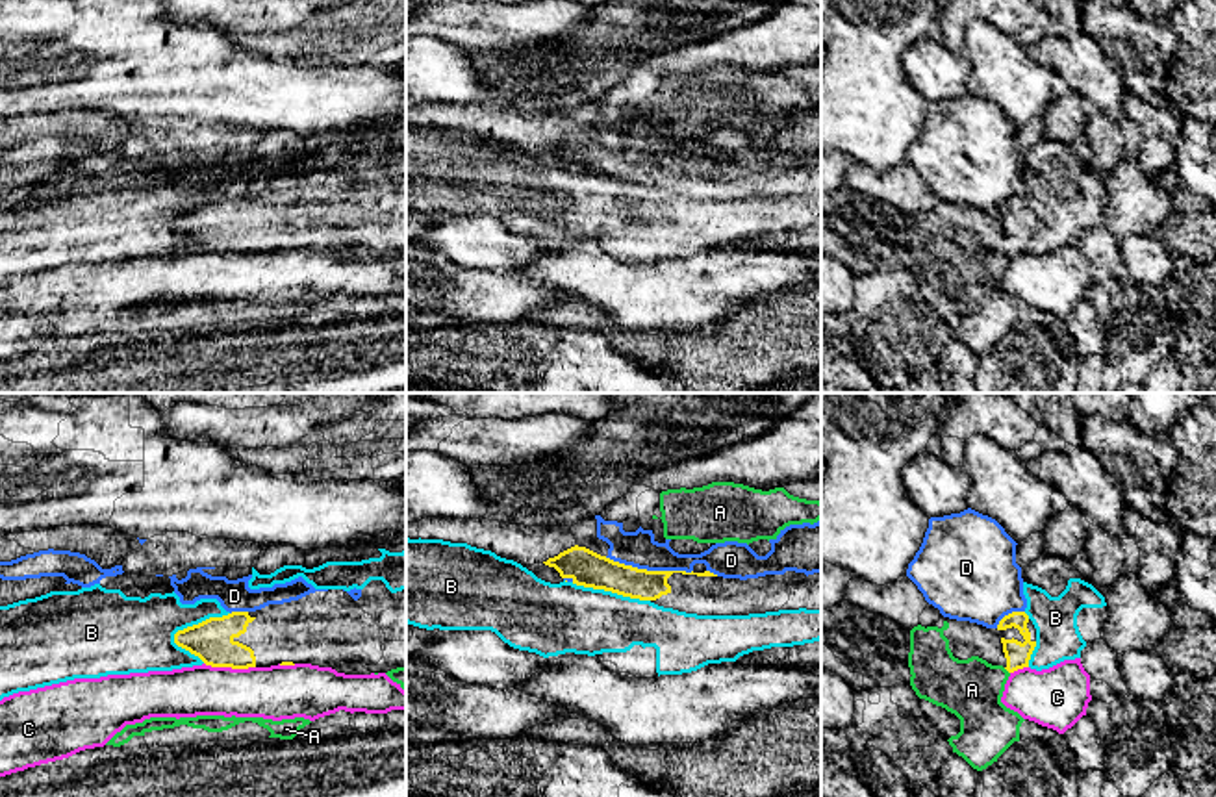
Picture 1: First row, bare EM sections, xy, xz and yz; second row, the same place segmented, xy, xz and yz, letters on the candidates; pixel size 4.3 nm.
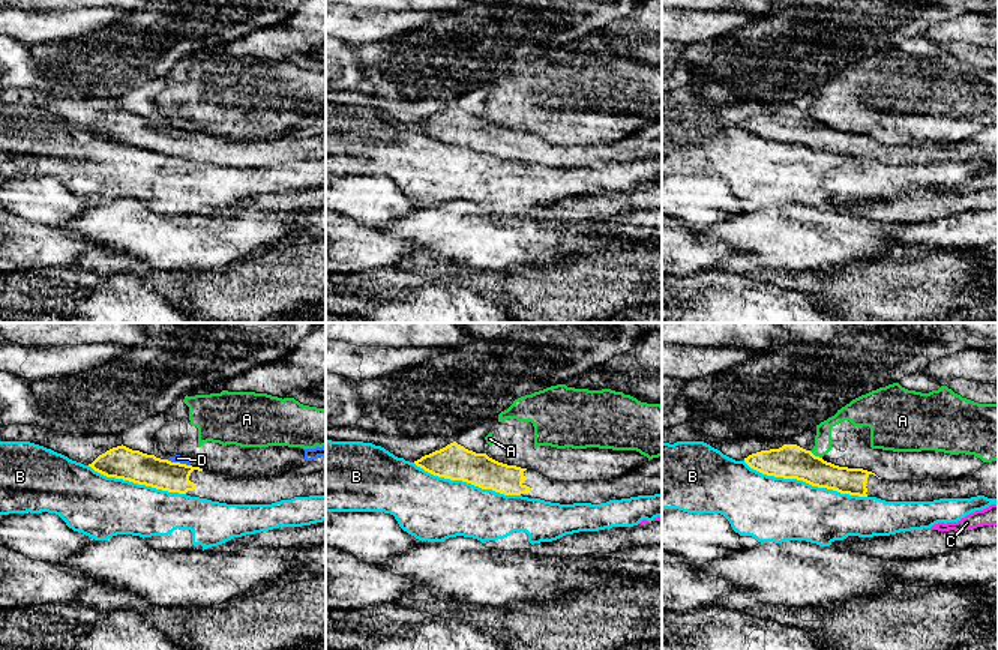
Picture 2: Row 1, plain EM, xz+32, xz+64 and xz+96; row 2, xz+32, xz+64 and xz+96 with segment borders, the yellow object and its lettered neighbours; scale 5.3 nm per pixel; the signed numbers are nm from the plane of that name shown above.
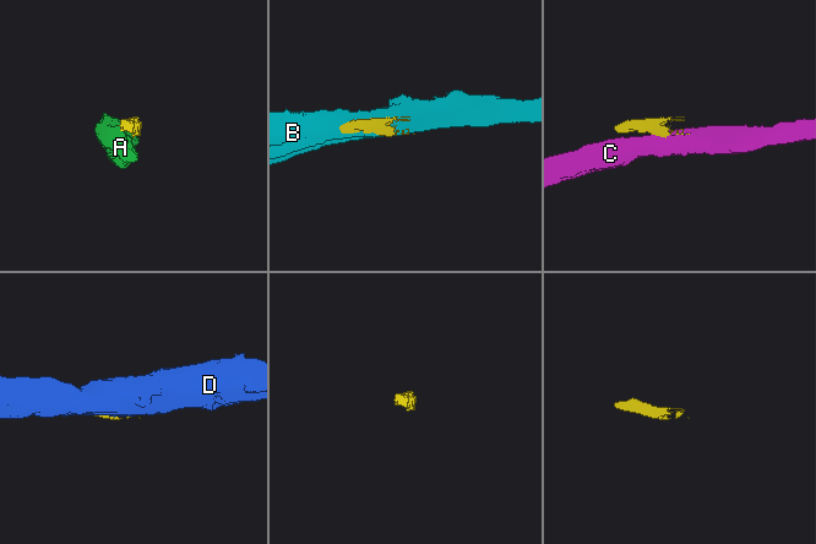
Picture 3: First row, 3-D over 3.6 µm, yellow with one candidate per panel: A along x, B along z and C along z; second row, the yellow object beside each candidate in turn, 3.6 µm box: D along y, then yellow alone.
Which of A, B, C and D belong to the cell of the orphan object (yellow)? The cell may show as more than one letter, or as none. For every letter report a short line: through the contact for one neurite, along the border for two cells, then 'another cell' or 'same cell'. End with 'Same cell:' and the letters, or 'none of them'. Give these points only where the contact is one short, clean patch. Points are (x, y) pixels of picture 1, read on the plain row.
A: another cell
B: another cell
C: line xy (204, 247), (212, 251), (254, 253); another cell
D: another cell
Same cell: none of them

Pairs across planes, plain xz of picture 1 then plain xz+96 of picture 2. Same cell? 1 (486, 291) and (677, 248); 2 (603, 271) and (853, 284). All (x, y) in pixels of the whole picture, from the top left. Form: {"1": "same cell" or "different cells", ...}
{"1": "same cell", "2": "different cells"}

